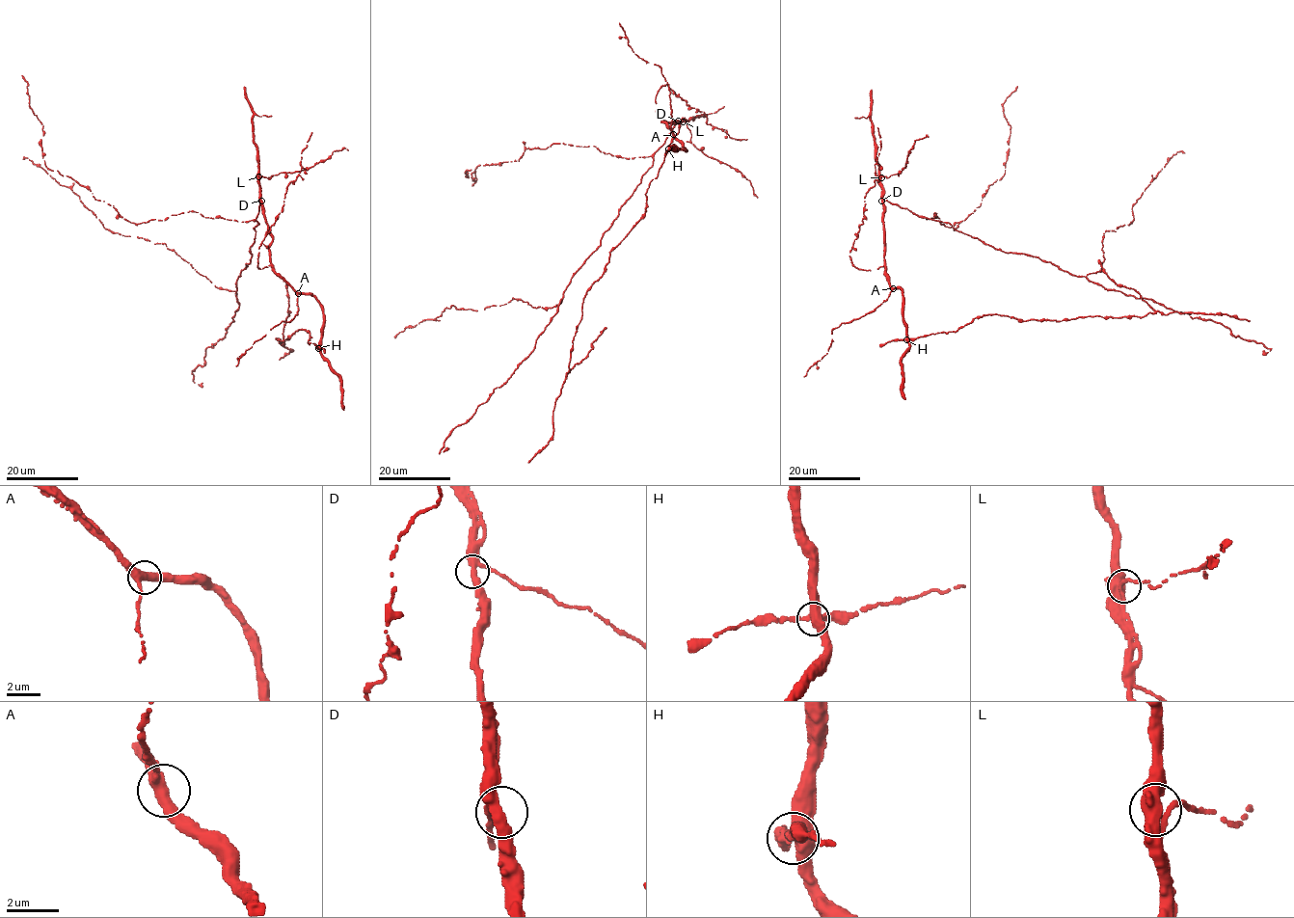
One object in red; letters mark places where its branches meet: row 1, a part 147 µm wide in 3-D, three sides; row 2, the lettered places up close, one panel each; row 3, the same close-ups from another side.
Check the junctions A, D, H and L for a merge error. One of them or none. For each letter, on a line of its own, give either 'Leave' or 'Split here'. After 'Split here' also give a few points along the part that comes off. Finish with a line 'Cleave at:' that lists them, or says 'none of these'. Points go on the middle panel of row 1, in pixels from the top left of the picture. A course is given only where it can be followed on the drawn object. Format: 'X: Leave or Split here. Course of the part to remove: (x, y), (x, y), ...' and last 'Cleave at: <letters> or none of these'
A: Leave
D: Leave
H: Split here. Course of the part to remove: (668, 148), (649, 182), (644, 214), (609, 253), (582, 300), (552, 437), (528, 462)
L: Leave
Cleave at: H

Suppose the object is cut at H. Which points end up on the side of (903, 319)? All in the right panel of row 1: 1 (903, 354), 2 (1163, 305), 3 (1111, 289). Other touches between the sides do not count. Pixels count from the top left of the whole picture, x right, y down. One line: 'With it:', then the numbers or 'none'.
With it: 1, 2, 3

